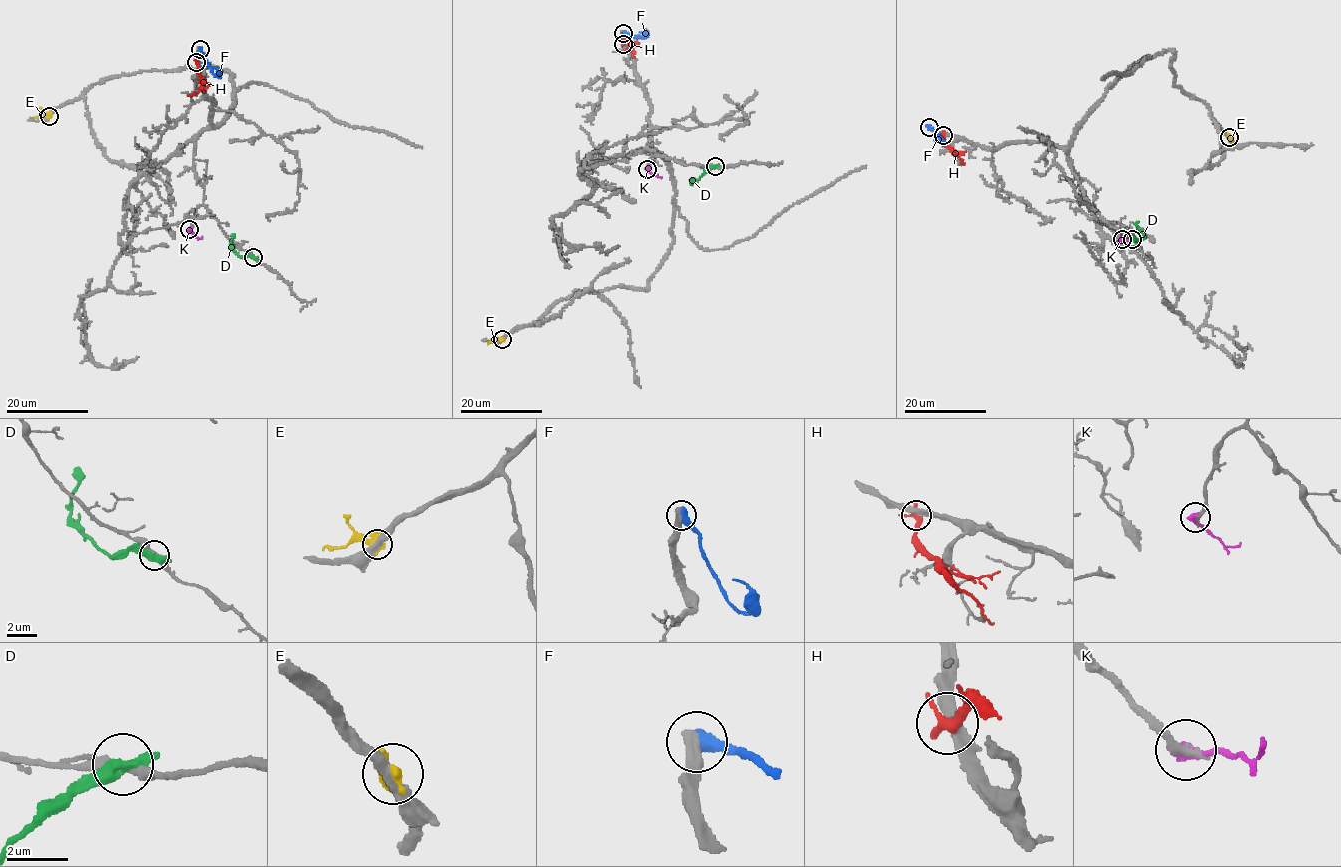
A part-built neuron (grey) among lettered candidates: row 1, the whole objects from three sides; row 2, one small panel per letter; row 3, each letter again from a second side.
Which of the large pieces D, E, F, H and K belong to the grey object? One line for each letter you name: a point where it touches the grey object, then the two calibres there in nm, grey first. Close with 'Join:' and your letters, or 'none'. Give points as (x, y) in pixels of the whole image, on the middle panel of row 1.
K: contact (647, 169); calibres 320 and 420 nm
Join: K

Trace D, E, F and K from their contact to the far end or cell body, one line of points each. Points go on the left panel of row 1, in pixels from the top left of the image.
D: (254, 257), (242, 257), (236, 252), (231, 244), (232, 233)
E: (49, 115), (34, 118)
F: (200, 49), (209, 68), (218, 76), (219, 72), (214, 67)
K: (189, 230), (201, 236)

